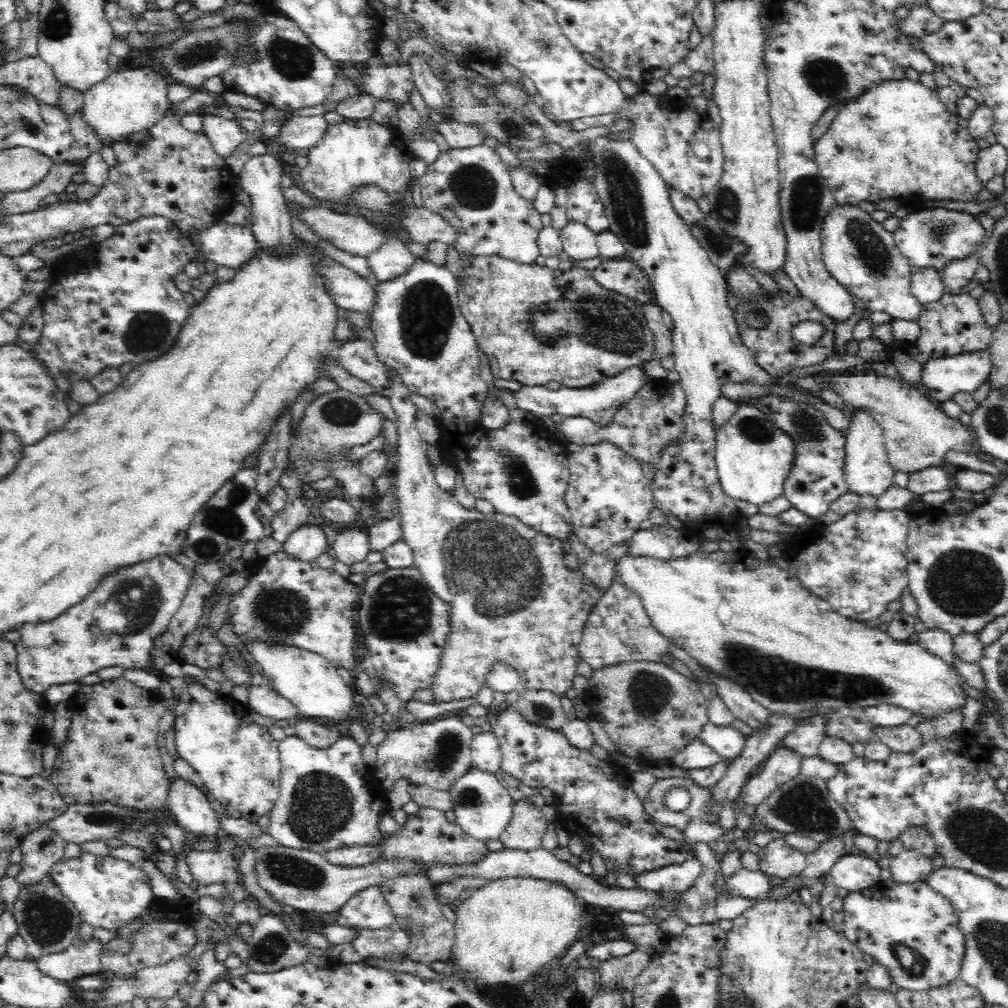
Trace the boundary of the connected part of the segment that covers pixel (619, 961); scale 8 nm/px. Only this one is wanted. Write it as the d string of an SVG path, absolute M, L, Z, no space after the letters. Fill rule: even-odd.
M636 949L631 954L602 961L596 972L599 983L606 985L622 985L625 992L632 992L635 976L650 964L650 956Z

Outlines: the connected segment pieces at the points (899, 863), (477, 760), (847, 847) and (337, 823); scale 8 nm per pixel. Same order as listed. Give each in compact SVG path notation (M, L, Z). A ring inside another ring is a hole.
M902 850L890 863L891 880L898 884L913 884L926 881L934 871L930 858L921 856L913 850Z
M486 729L473 736L471 742L472 768L496 773L501 768L501 750L498 737Z
M852 828L852 832L848 832L842 838L832 838L832 840L820 842L818 850L807 854L805 870L801 872L800 876L804 876L804 878L820 878L820 876L829 874L834 863L842 855L863 854L854 845L853 836L856 836L854 828Z
M287 736L281 740L278 744L278 750L280 751L279 759L281 762L280 772L280 792L279 797L274 803L274 808L269 812L270 824L265 828L267 833L276 842L276 845L280 845L292 850L309 850L310 852L316 852L318 854L324 854L328 850L338 850L338 848L352 848L352 846L375 846L379 842L382 842L383 836L380 831L380 816L388 812L388 801L390 791L386 789L379 789L376 786L374 769L368 766L362 759L362 747L356 743L356 741L350 736L341 736L332 746L325 749L316 749L309 744L306 744L298 736Z

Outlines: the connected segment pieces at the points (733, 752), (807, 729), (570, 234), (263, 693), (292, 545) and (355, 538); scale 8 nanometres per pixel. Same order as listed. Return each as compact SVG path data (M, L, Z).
M710 722L703 726L699 739L727 761L736 758L745 743L744 735L733 727L719 727Z
M828 710L822 716L814 716L814 718L802 720L792 732L788 732L784 736L780 746L791 750L802 759L816 756L820 743L825 737L823 720L826 715L831 715L831 711Z
M568 222L559 232L564 254L572 264L586 262L599 255L596 235L577 222Z
M250 685L247 707L273 722L286 721L298 716L295 706L289 700L274 692L274 689L262 685Z
M315 523L296 528L282 543L280 550L300 562L312 562L327 550L327 536Z
M356 529L338 533L332 544L332 549L335 552L335 560L346 564L346 566L362 562L371 551L368 544L368 534Z

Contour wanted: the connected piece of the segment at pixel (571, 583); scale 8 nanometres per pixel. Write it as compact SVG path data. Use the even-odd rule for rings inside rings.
M387 366L387 371L391 392L389 400L398 429L395 442L398 462L394 463L391 471L396 475L394 514L400 520L402 540L412 549L414 566L424 575L432 591L450 603L452 632L440 658L441 670L430 688L435 702L469 701L482 690L486 674L494 664L506 664L516 669L521 690L548 690L560 698L566 696L566 690L572 688L577 675L579 644L588 616L602 598L600 589L579 569L570 570L564 565L565 551L560 540L537 532L512 516L467 509L454 495L438 486L435 472L432 472L425 455L426 443L417 430L419 410L410 398L413 392L404 383L398 369Z

